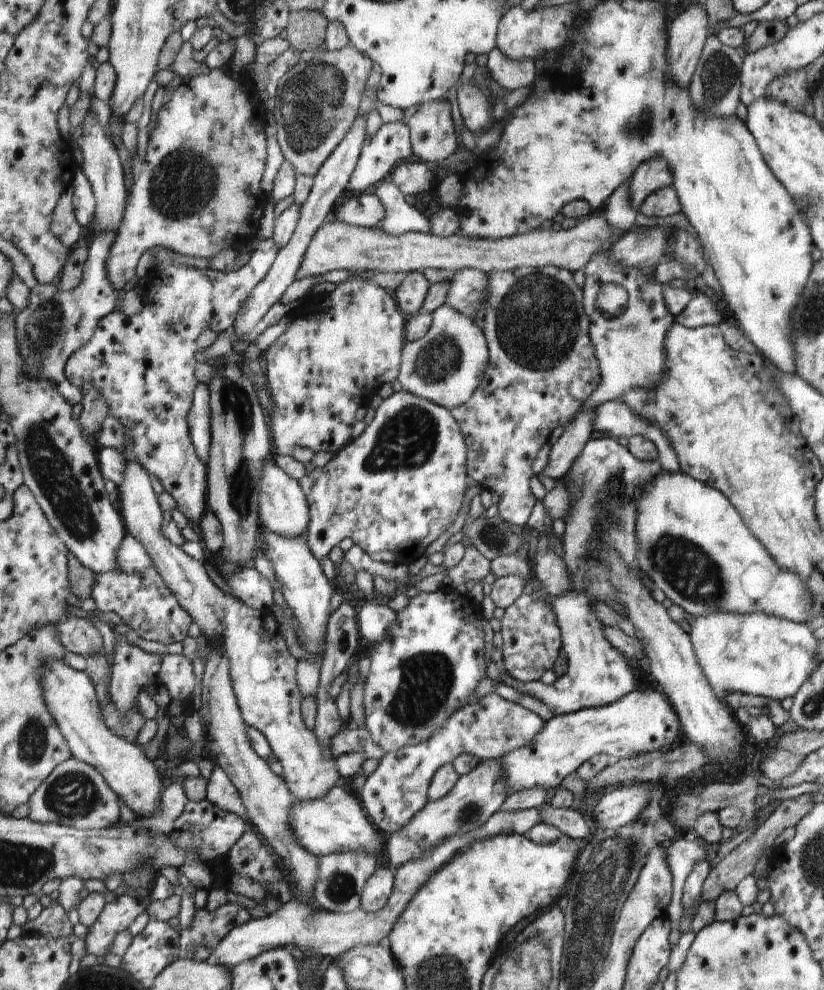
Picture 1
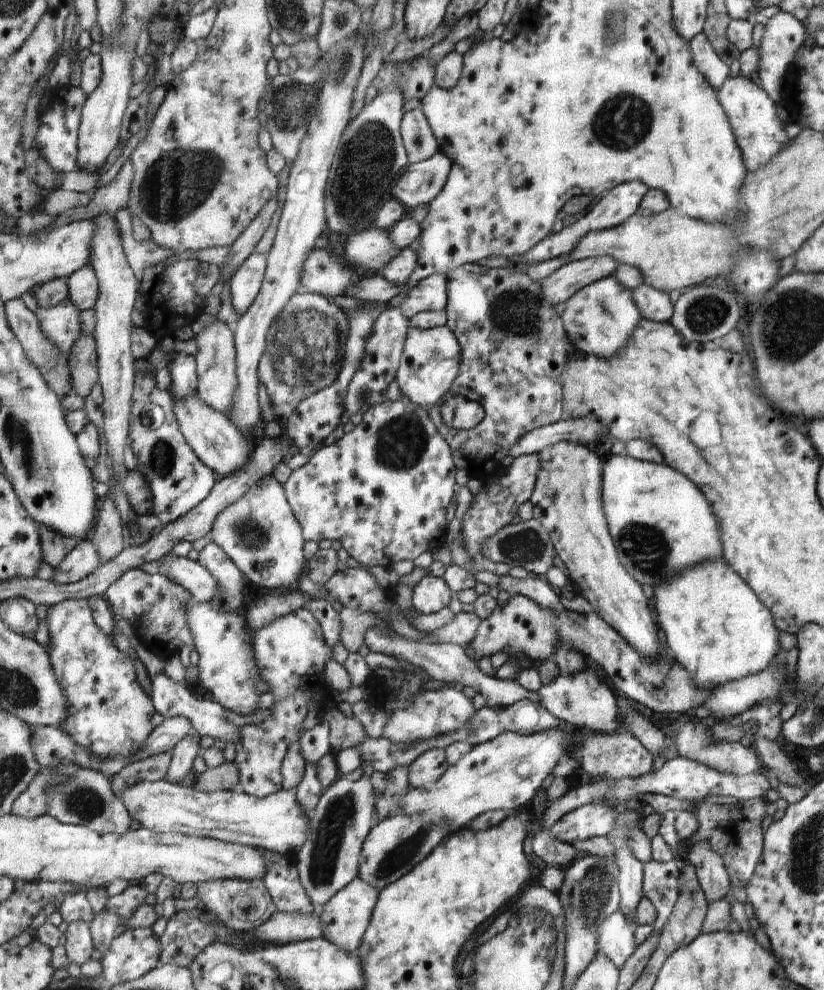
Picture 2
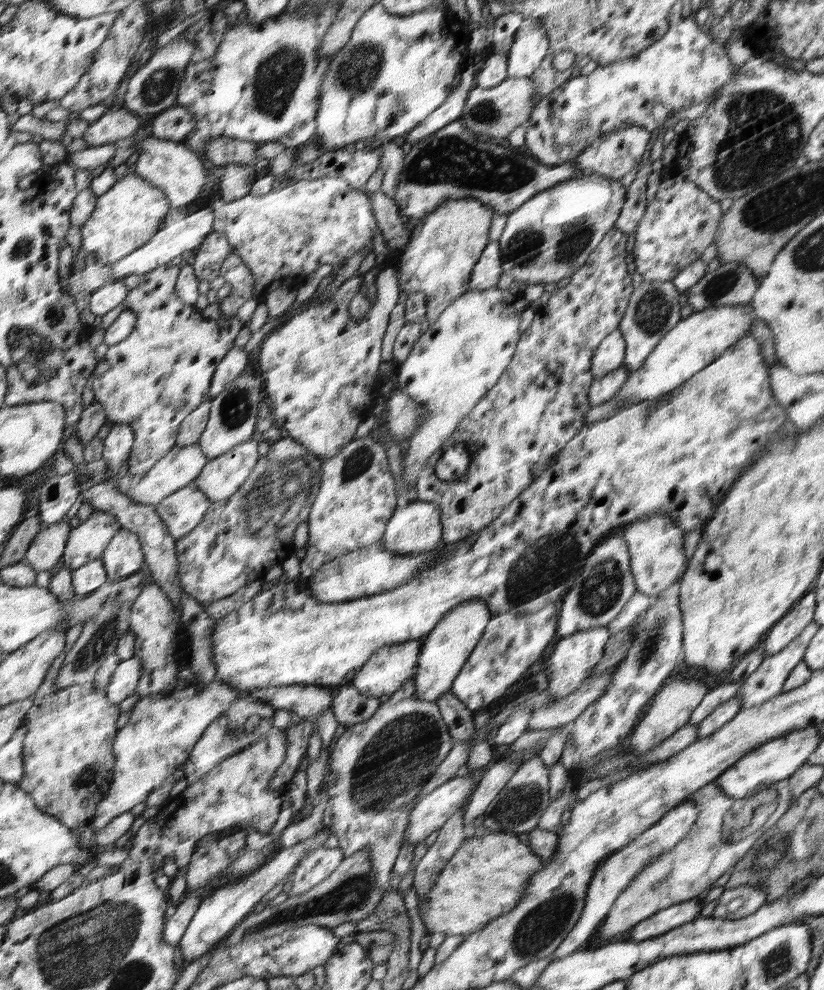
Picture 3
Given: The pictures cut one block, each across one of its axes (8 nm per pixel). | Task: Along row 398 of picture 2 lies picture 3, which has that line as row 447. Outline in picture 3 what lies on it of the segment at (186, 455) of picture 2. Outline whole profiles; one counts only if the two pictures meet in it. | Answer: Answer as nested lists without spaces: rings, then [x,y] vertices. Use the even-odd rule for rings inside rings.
[[[162,265],[147,273],[147,281],[135,286],[127,298],[127,309],[138,313],[136,330],[124,342],[109,347],[101,365],[96,367],[92,378],[93,391],[104,403],[112,424],[128,423],[136,431],[136,442],[129,461],[129,472],[139,483],[160,460],[179,444],[178,438],[183,422],[202,404],[211,398],[211,388],[218,365],[236,347],[242,322],[240,317],[225,320],[209,320],[200,308],[186,304],[180,298],[177,284],[183,266]]]

